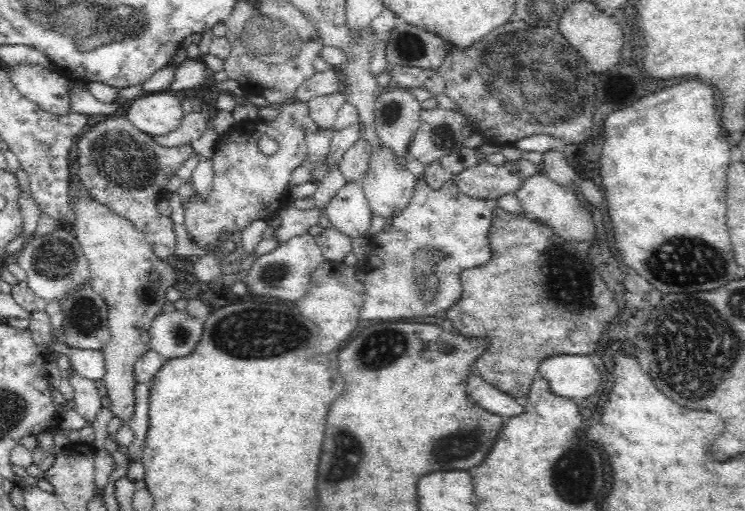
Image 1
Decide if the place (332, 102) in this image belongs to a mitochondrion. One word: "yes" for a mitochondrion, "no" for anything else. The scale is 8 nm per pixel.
no

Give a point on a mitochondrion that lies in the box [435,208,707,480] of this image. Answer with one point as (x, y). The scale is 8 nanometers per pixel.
(559, 291)

